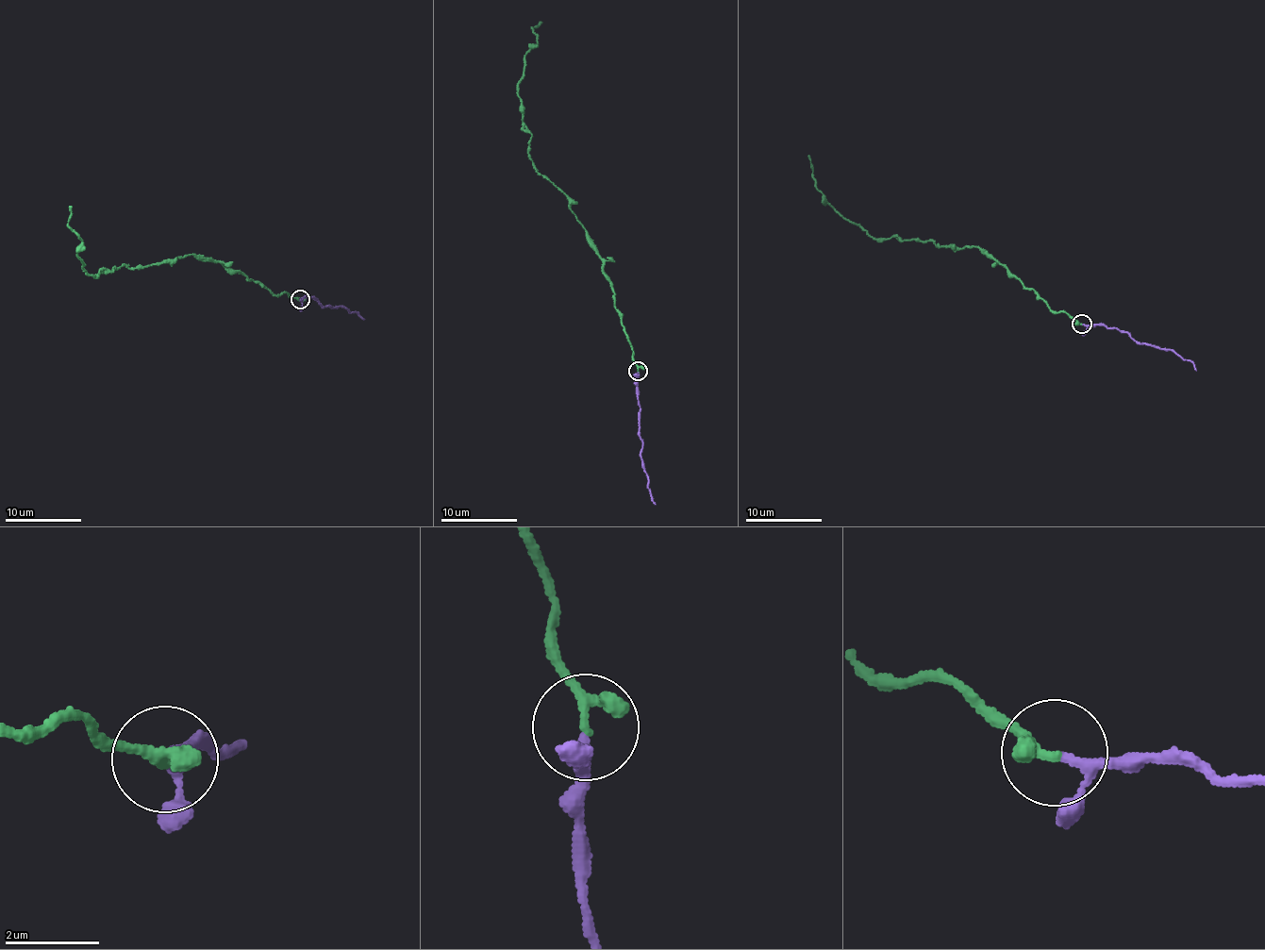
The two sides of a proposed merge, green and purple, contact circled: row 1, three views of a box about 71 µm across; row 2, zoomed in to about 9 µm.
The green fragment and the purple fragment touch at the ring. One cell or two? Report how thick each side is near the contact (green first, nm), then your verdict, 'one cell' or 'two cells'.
calibres 200 and 180 nm; one cell

